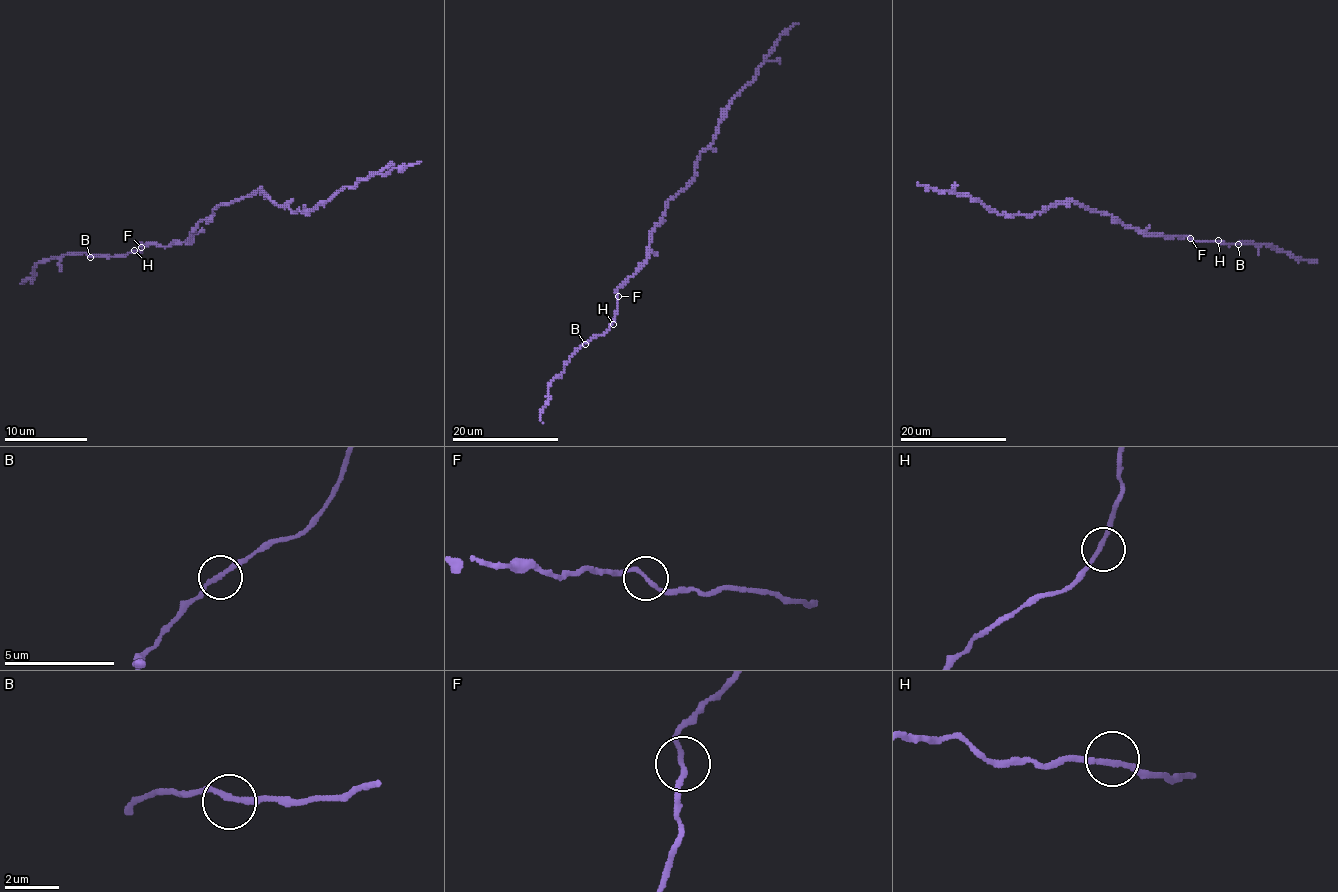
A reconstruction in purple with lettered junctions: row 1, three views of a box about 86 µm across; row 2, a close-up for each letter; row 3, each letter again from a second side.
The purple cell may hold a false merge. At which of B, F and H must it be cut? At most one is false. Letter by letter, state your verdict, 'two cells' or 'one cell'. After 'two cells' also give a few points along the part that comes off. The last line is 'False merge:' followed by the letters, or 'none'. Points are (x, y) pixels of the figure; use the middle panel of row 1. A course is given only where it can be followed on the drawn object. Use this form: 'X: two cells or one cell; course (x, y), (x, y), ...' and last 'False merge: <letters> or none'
B: one cell
F: two cells; course (618, 296), (646, 260), (650, 233), (667, 203), (694, 177), (727, 107), (798, 23)
H: one cell
False merge: F

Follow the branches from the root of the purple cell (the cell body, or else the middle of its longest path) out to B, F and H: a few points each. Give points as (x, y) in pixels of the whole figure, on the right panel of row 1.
B: (1115, 218), (1127, 227), (1154, 235), (1190, 236), (1194, 240), (1238, 244)
F: (1115, 218), (1124, 226), (1135, 227), (1142, 232), (1190, 238)
H: (1115, 218), (1127, 227), (1154, 235), (1218, 240)

